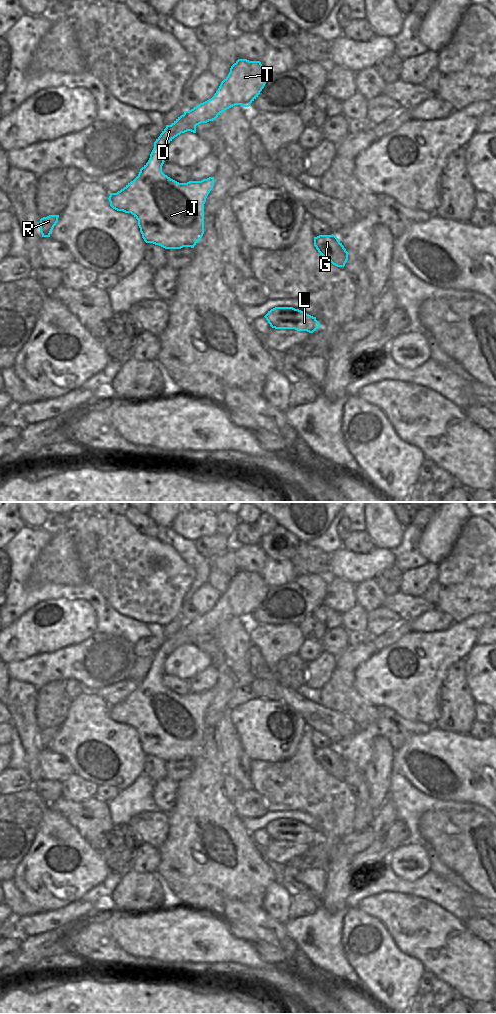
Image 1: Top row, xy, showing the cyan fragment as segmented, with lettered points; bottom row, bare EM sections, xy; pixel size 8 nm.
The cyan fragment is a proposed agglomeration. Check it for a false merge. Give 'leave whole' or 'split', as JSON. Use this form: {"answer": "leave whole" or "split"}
{"answer": "leave whole"}

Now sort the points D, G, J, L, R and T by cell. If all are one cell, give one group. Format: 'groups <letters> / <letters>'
groups D G J L R T

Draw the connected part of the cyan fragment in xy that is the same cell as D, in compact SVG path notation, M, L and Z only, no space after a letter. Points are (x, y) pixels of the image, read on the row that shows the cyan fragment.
M238 59L231 66L228 76L221 82L218 90L211 99L200 103L189 111L184 111L184 114L178 117L171 125L166 125L166 128L154 142L154 148L150 154L150 158L140 169L138 176L117 193L110 193L108 198L110 206L117 211L131 213L138 220L142 238L146 243L153 243L165 249L181 249L183 247L194 248L200 241L204 234L204 204L208 194L214 186L214 177L209 177L201 181L189 181L187 183L179 183L171 179L162 172L162 166L165 162L164 150L166 146L181 133L187 131L196 133L197 125L215 120L223 111L235 105L249 107L258 97L267 80L268 74L260 61Z

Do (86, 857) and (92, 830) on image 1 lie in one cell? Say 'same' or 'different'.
different

